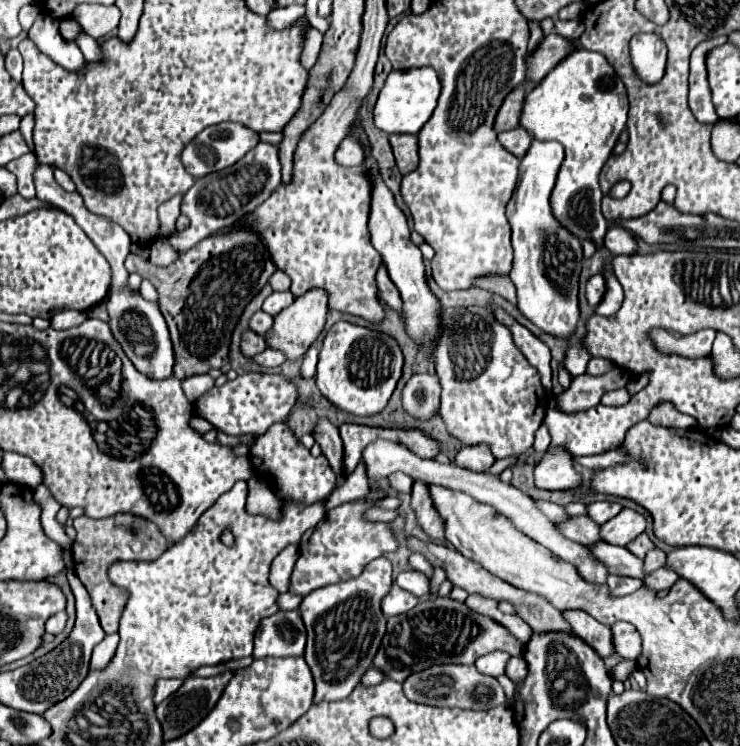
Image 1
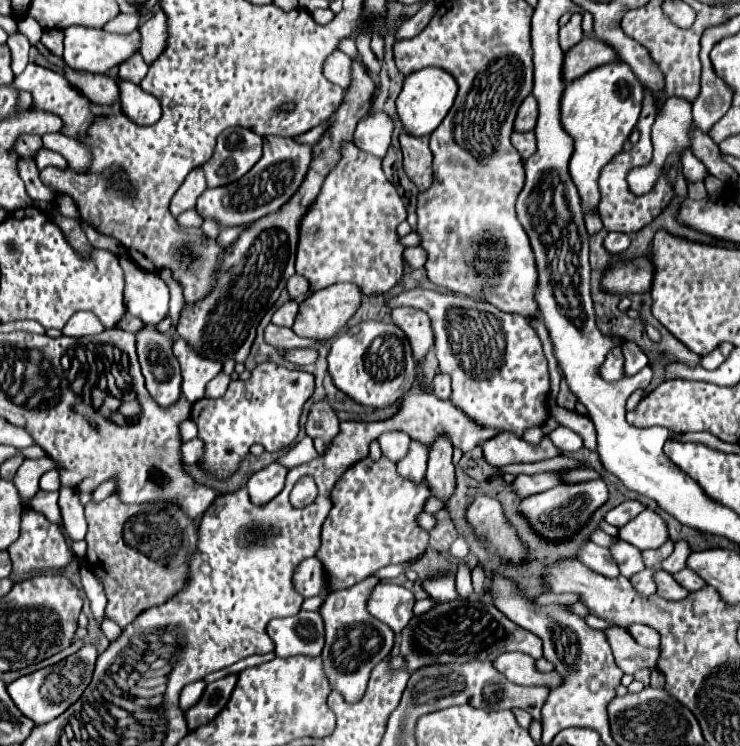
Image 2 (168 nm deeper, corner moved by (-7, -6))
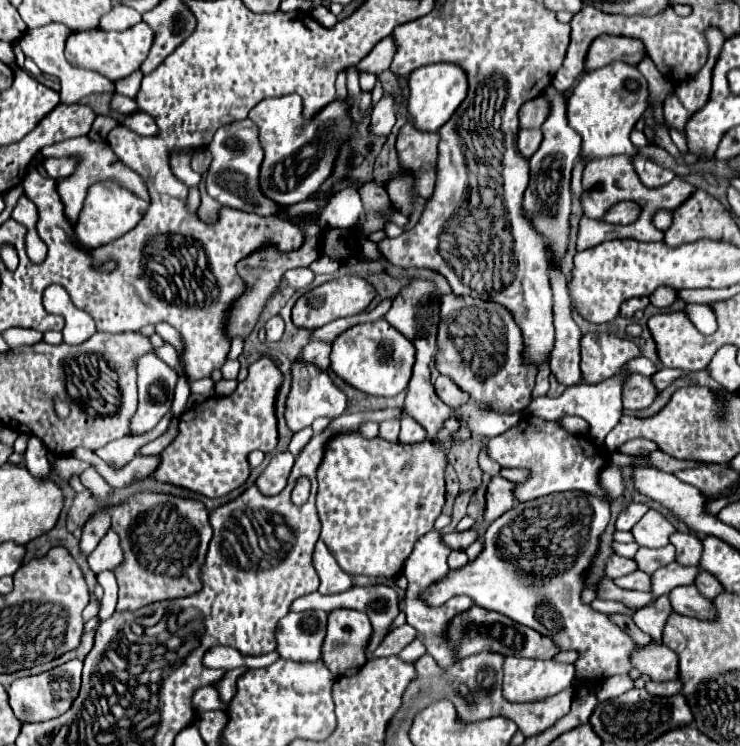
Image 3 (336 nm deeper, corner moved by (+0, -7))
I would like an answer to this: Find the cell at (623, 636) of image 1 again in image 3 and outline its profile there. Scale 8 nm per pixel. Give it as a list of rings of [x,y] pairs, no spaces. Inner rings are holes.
[[[660,595],[660,597],[652,599],[648,605],[644,605],[642,609],[638,609],[638,613],[634,615],[634,623],[644,633],[648,633],[652,639],[660,639],[662,627],[666,623],[666,619],[670,617],[670,613],[674,613],[674,609],[670,605],[670,597]]]

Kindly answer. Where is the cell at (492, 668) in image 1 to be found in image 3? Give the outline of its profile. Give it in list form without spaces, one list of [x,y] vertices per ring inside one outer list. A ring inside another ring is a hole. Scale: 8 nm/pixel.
[[[506,657],[504,661],[504,683],[502,683],[502,695],[510,703],[528,703],[528,701],[542,701],[546,697],[552,697],[568,687],[572,687],[572,681],[576,677],[576,669],[570,663],[558,663],[554,659],[542,661],[542,659],[524,659],[524,657]]]

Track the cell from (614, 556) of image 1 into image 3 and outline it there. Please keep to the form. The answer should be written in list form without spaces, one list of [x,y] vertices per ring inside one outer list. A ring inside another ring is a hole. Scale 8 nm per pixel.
[[[694,585],[672,589],[670,595],[672,595],[672,607],[680,615],[688,615],[700,621],[714,621],[718,617],[714,603],[706,599]]]

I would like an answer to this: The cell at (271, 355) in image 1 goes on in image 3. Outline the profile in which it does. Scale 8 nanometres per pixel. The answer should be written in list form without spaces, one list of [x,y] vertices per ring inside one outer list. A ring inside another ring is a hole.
[[[310,341],[304,347],[300,359],[302,361],[312,361],[320,369],[328,369],[330,367],[330,359],[328,359],[330,347],[332,347],[332,343],[328,343],[328,341]]]

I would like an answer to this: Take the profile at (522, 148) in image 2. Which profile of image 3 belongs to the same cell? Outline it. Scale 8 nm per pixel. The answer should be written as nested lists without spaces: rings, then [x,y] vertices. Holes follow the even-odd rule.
[[[520,129],[518,133],[518,149],[524,157],[532,157],[542,143],[542,131],[540,129]]]

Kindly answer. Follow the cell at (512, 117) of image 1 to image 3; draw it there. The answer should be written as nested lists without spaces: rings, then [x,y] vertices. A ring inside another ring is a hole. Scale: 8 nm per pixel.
[[[536,97],[528,103],[522,105],[520,109],[520,127],[530,129],[530,127],[540,127],[550,113],[550,101],[546,97]]]

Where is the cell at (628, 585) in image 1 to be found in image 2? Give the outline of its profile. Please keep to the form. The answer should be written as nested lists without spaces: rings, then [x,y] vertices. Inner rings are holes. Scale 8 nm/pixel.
[[[645,568],[645,570],[641,570],[641,572],[637,572],[635,576],[629,578],[629,582],[631,582],[631,586],[637,590],[637,594],[641,594],[641,596],[651,596],[651,594],[655,594],[657,586],[655,586],[651,574],[653,574],[653,568]]]

